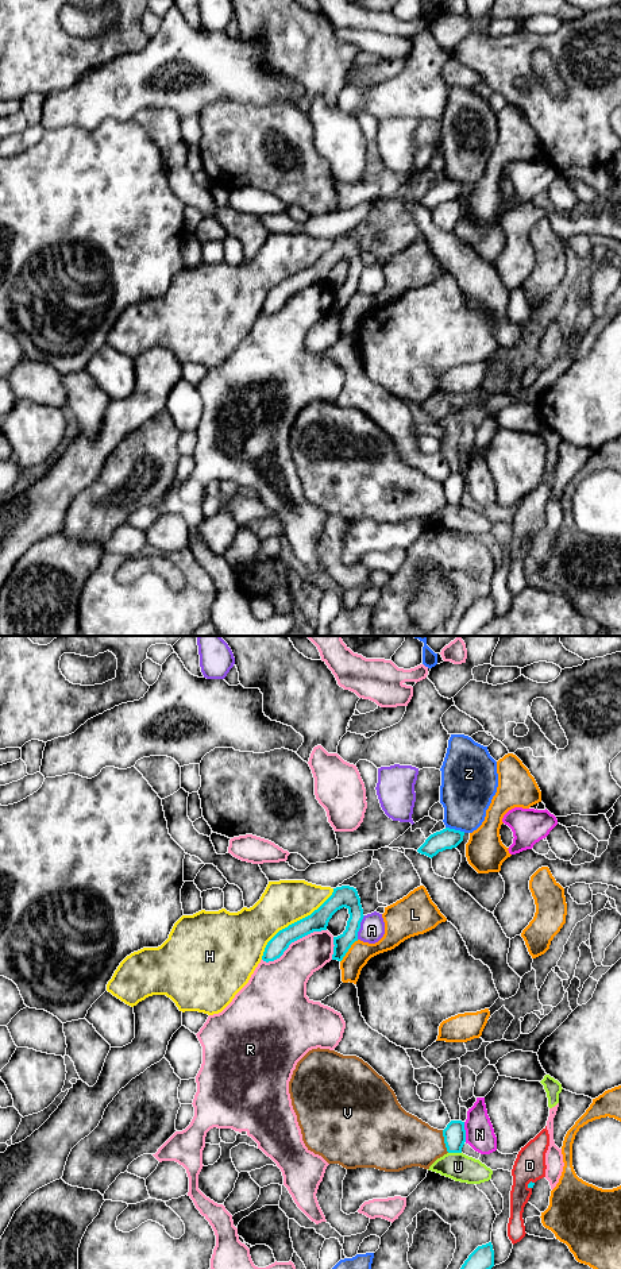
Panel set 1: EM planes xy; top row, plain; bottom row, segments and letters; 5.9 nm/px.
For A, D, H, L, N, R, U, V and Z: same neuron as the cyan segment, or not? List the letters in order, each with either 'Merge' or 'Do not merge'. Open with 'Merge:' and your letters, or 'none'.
Merge: A
A: Merge
D: Do not merge
H: Do not merge
L: Do not merge
N: Do not merge
R: Do not merge
U: Do not merge
V: Do not merge
Z: Do not merge

